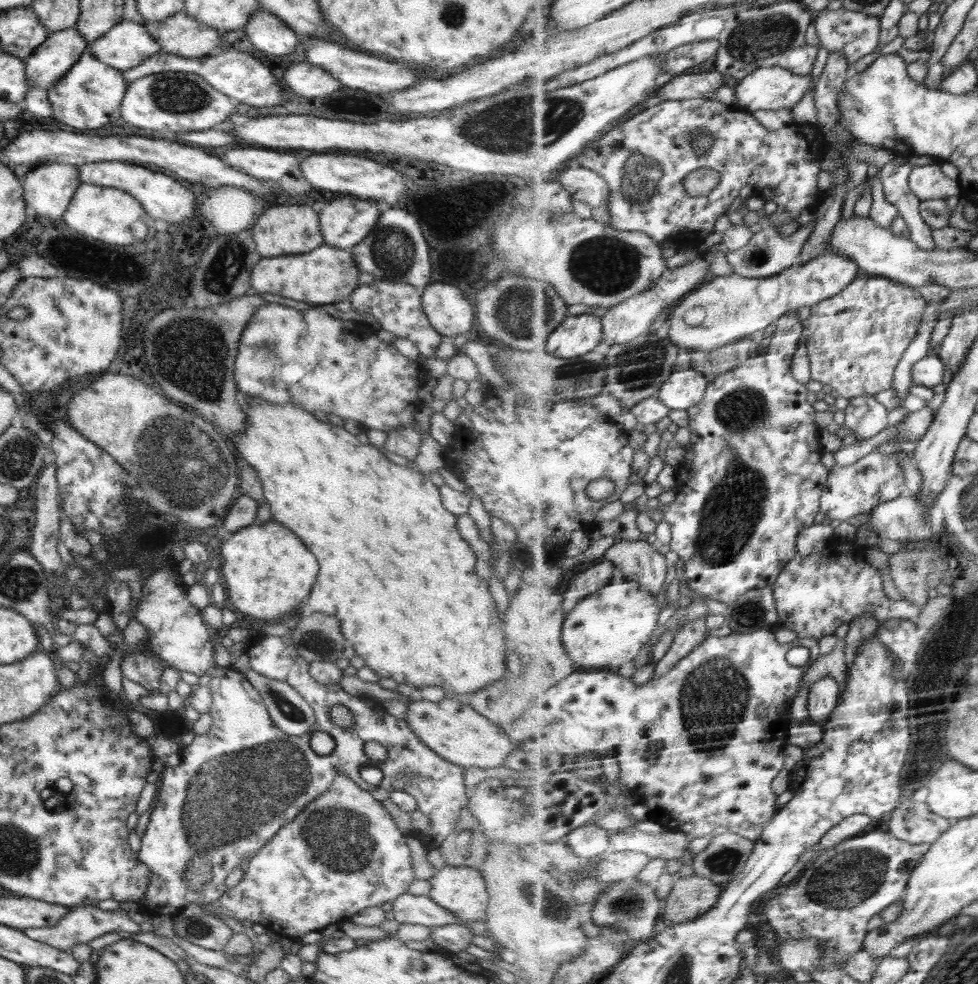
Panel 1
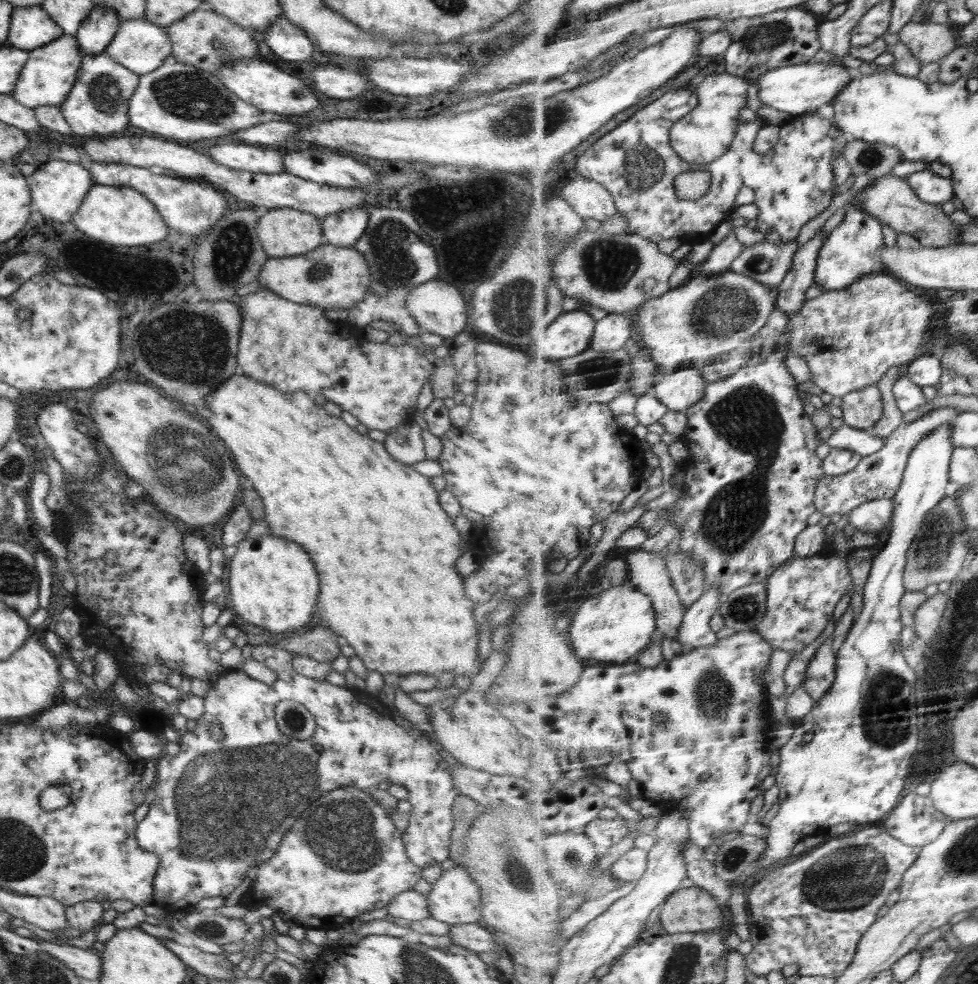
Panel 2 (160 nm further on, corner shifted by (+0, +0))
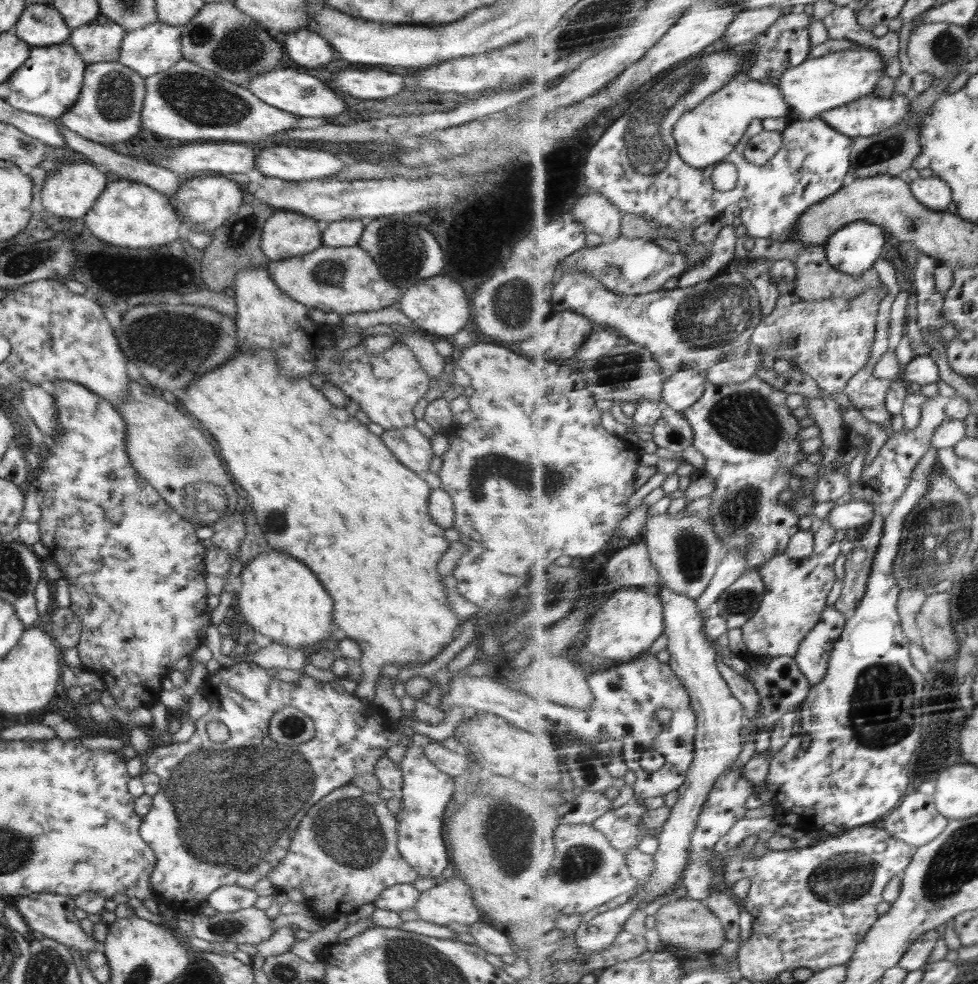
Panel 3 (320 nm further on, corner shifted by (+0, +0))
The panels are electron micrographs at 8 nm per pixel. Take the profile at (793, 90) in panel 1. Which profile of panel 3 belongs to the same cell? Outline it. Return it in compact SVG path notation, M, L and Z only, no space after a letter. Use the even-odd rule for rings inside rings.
M852 48L822 57L808 59L790 69L778 84L792 107L791 122L810 121L832 109L873 94L884 76L887 62L878 50Z

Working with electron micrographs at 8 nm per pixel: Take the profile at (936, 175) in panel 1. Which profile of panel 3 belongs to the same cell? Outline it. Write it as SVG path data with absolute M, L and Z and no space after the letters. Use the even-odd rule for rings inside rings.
M937 175L932 177L920 176L911 183L911 187L916 198L934 210L948 211L948 206L955 201L950 183Z

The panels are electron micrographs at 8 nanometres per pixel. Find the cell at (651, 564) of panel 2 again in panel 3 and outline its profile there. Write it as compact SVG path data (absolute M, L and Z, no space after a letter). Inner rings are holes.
M666 581L661 584L660 593L658 596L664 602L664 610L666 611L666 632L669 636L669 647L667 648L672 653L672 660L669 662L670 666L675 670L691 691L692 698L694 698L694 710L699 715L699 734L696 740L696 745L699 747L696 753L695 764L692 765L692 770L688 773L688 782L679 791L679 800L671 808L669 819L665 823L665 829L662 830L659 837L659 851L655 854L656 868L652 878L649 882L643 882L642 887L638 893L631 897L631 899L623 905L610 909L596 918L584 923L575 934L571 937L578 946L580 946L580 956L588 957L590 954L602 954L604 950L611 949L619 940L620 934L627 931L626 923L633 917L636 912L642 910L645 906L656 900L659 896L664 896L676 889L676 884L682 881L684 872L690 864L693 845L693 836L699 822L699 818L703 813L703 806L709 801L711 792L719 778L727 772L727 770L738 760L738 756L744 750L744 726L750 722L750 716L746 711L746 706L734 696L732 688L728 686L728 682L724 680L720 668L718 668L718 660L716 656L716 648L712 644L712 639L707 635L705 630L706 618L700 608L698 607L697 600L689 598L688 596L679 594L673 588L667 586Z

